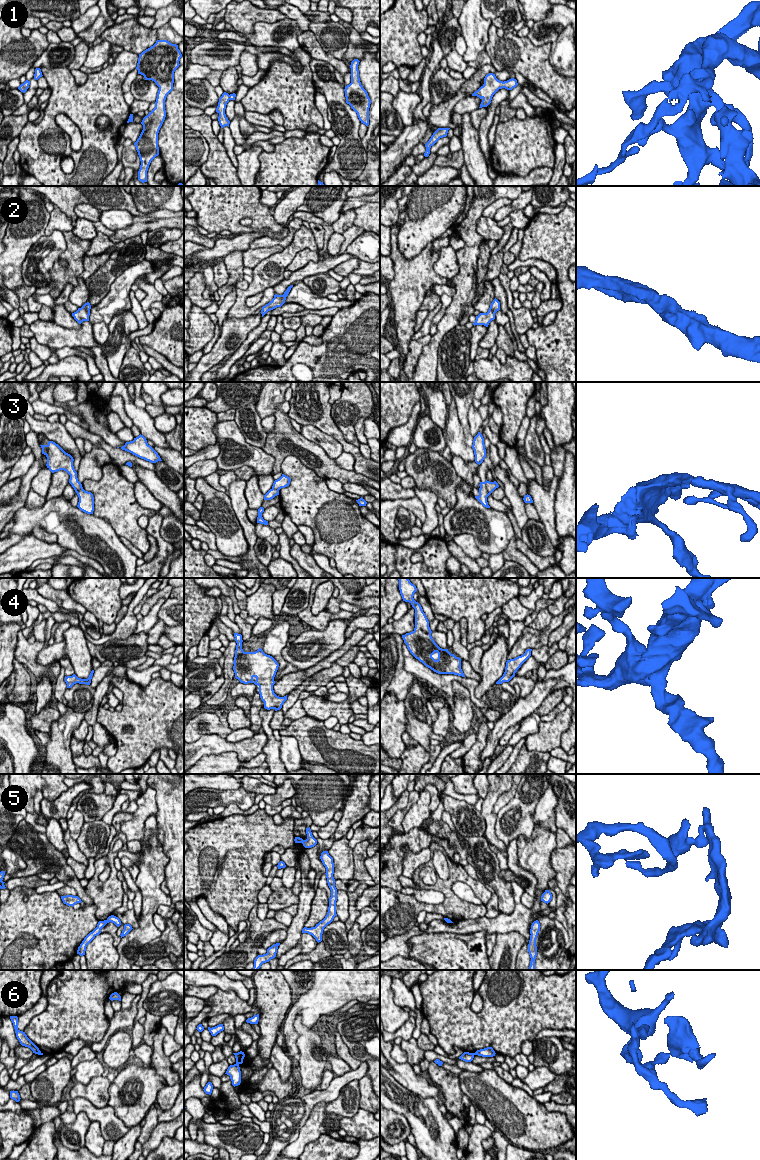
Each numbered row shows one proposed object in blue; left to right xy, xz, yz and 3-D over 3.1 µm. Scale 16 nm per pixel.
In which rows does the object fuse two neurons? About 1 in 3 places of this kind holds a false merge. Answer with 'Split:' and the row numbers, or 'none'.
Split: 3, 5, 6

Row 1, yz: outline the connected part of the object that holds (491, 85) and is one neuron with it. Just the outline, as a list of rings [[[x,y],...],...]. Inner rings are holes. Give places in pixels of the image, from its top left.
[[[489,73],[484,78],[484,84],[475,91],[472,96],[477,96],[482,100],[479,108],[487,107],[491,103],[493,95],[499,89],[505,88],[507,90],[512,90],[517,85],[517,80],[514,78],[503,82],[498,80],[495,74]]]

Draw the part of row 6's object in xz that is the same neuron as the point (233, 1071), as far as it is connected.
[[[237,1064],[230,1065],[225,1074],[230,1076],[230,1079],[232,1081],[232,1085],[234,1087],[240,1085],[241,1071],[240,1071],[239,1065],[237,1065]]]

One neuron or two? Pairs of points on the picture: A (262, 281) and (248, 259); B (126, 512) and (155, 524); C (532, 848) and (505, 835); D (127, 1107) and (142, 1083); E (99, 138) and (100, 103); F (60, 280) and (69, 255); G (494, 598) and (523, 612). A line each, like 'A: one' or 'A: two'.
A: two
B: two
C: two
D: one
E: one
F: one
G: two

